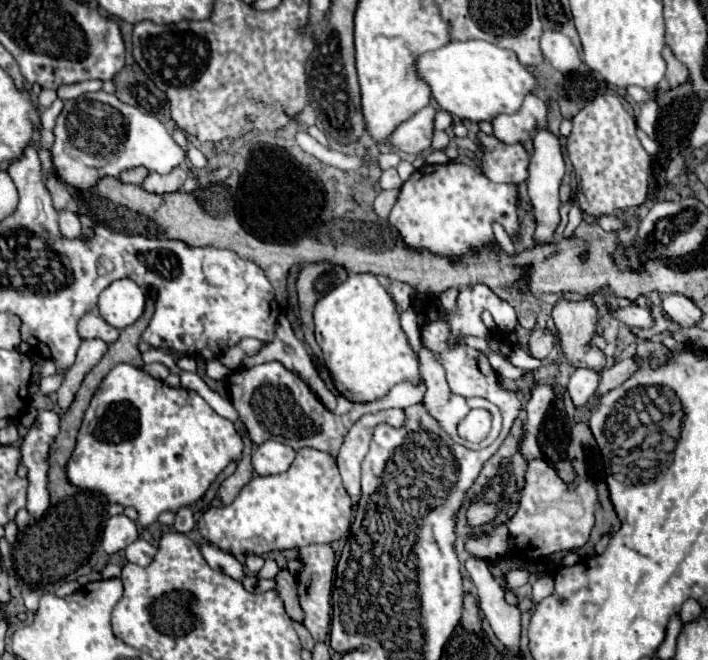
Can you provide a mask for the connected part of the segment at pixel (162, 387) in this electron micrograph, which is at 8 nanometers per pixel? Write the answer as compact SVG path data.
M116 364L92 396L76 438L76 448L66 464L66 476L72 486L100 492L112 504L132 506L138 512L138 524L148 528L162 512L176 514L180 508L198 502L228 462L240 460L242 448L242 438L234 430L234 424L218 416L196 392L170 388L142 368Z

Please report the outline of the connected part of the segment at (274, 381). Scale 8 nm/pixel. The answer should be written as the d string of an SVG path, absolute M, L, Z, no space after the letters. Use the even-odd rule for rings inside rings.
M266 362L266 364L252 366L252 368L234 370L228 376L228 388L230 388L230 400L240 414L240 420L246 424L248 436L254 444L276 440L294 450L312 446L316 450L330 454L332 458L338 456L340 446L344 444L344 438L350 426L358 422L364 414L376 414L388 408L406 408L406 406L418 404L426 392L426 384L420 376L418 384L406 380L394 386L384 398L366 402L366 404L354 404L354 408L348 414L334 416L322 406L318 396L312 394L312 390L308 390L306 382L298 374L284 368L280 362Z

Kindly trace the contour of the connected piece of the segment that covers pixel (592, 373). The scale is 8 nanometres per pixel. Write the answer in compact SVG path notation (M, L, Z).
M576 368L568 382L568 394L576 406L584 406L598 386L598 372L590 368Z

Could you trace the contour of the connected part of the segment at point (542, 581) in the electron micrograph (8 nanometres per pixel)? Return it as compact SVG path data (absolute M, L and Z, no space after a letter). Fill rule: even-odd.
M545 575L538 578L532 586L532 601L535 605L549 596L554 589L553 576Z

